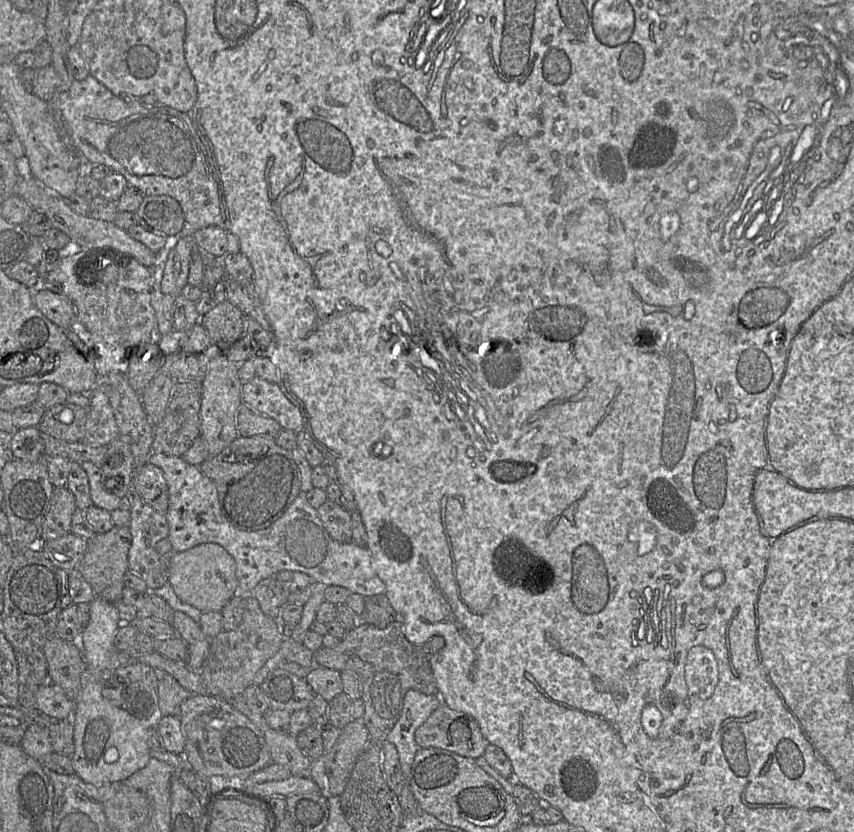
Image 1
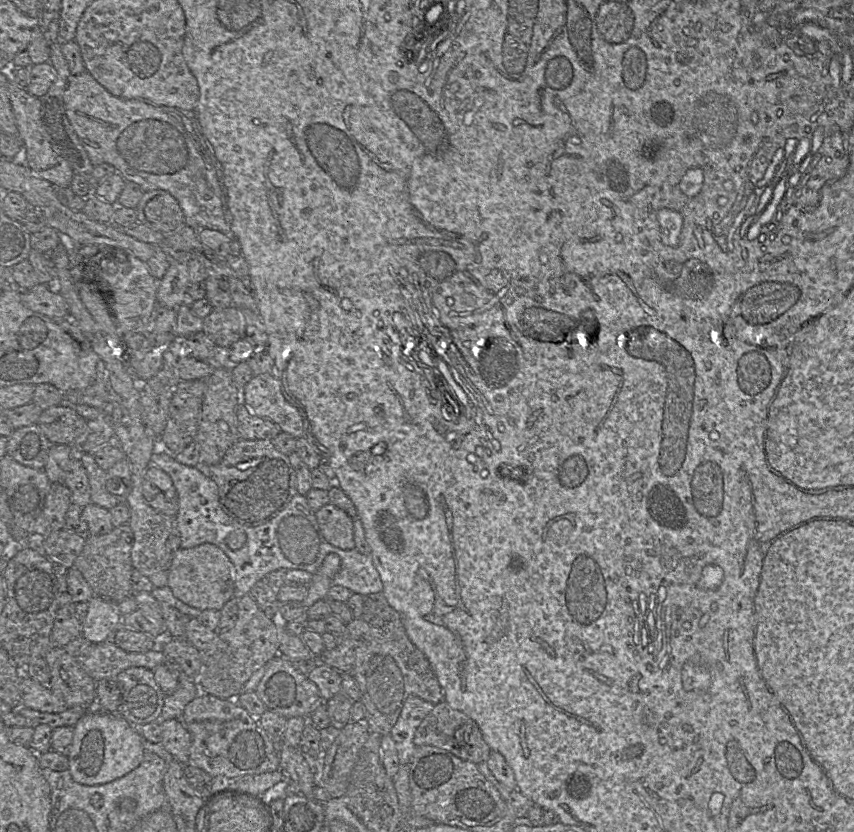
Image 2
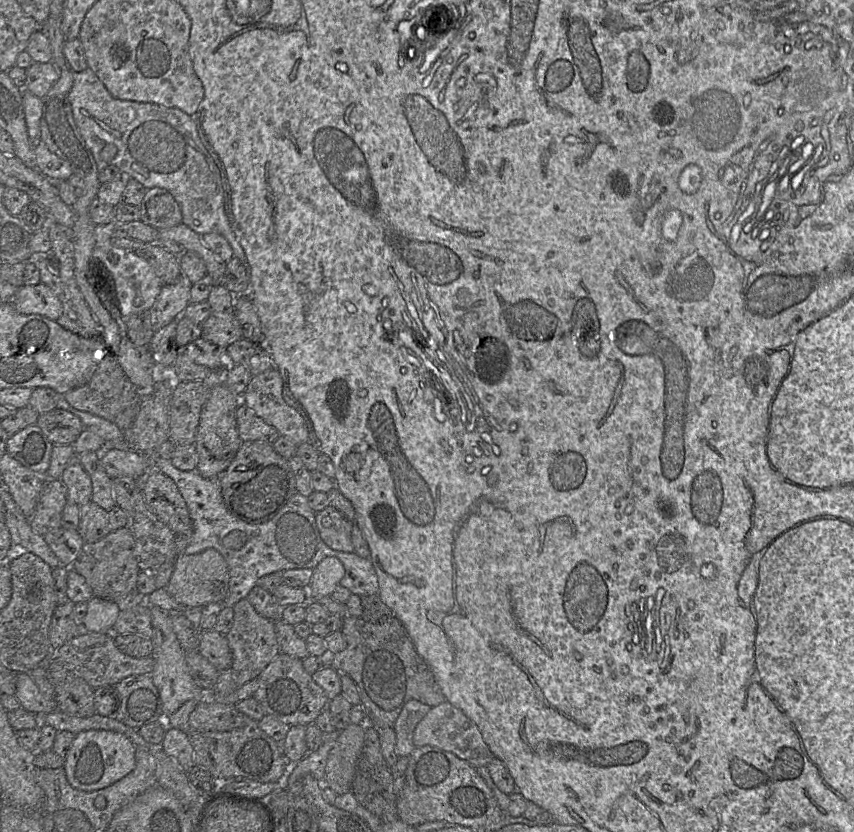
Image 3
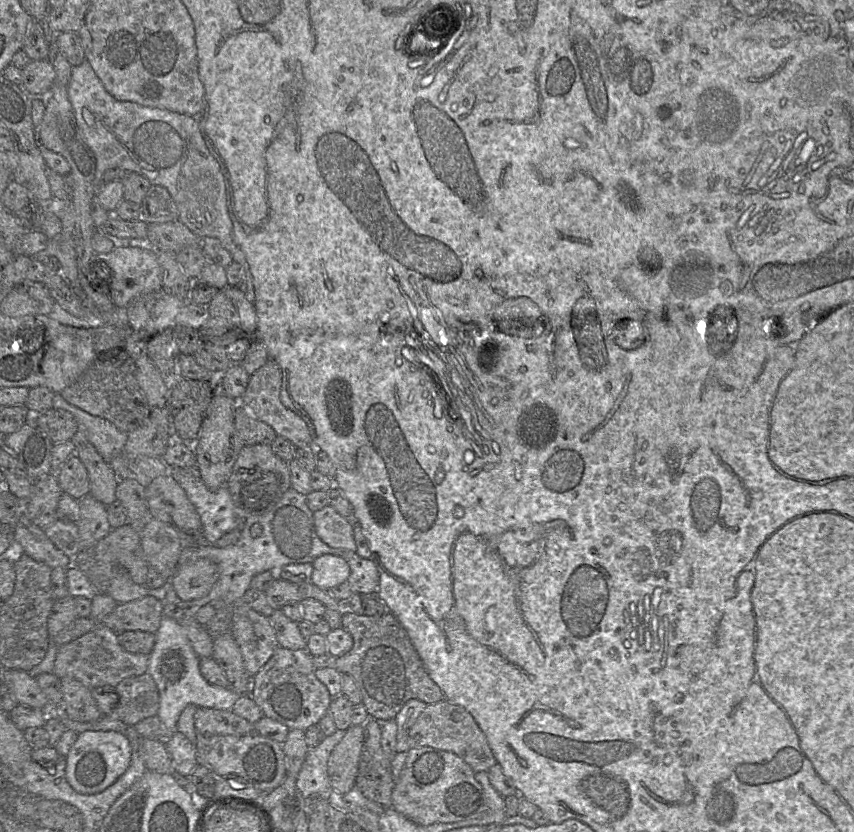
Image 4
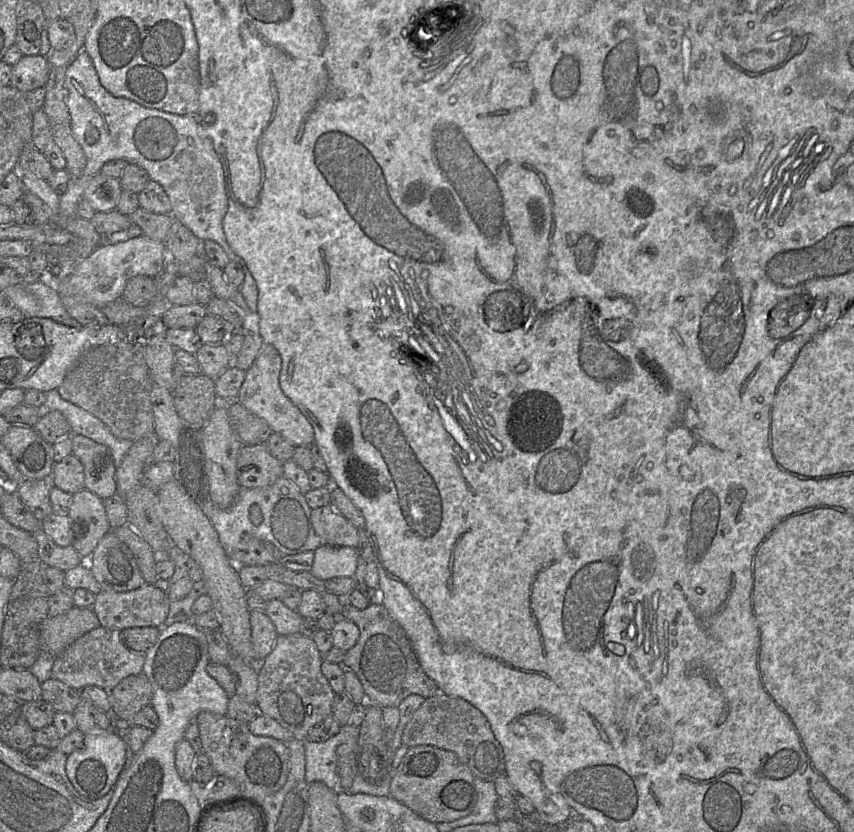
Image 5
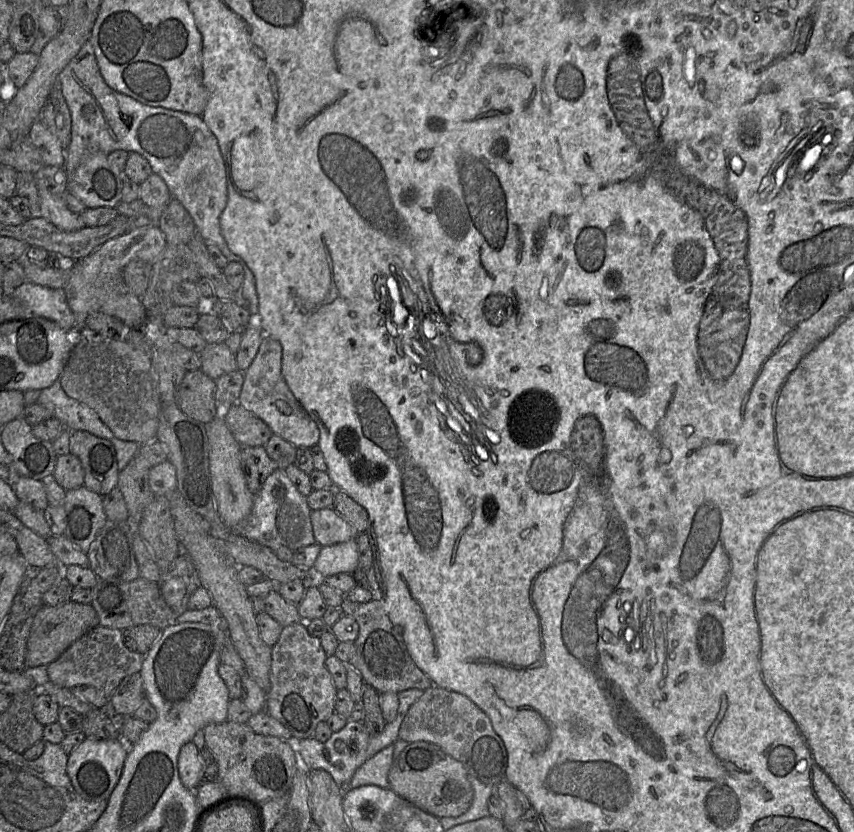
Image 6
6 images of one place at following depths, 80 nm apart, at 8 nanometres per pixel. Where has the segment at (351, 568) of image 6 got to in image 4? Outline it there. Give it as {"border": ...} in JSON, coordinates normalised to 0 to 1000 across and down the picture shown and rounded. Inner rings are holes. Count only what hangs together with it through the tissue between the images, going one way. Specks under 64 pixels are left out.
{"border":[[[379,666],[367,675],[364,701],[385,709],[405,700],[409,691],[410,681],[402,671],[390,666]]]}

